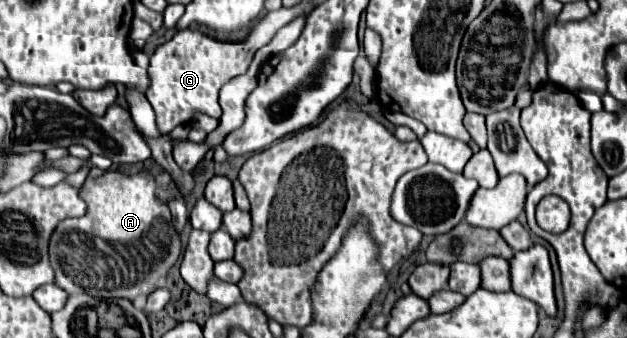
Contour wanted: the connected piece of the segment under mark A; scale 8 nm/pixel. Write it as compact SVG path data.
M107 170L99 178L85 180L81 196L87 202L87 214L83 218L63 220L49 246L51 264L55 270L55 284L69 294L79 294L81 290L97 298L127 298L149 296L167 278L169 270L175 266L183 252L181 234L177 232L169 208L157 198L157 174L143 170L135 176L125 176L117 170Z

